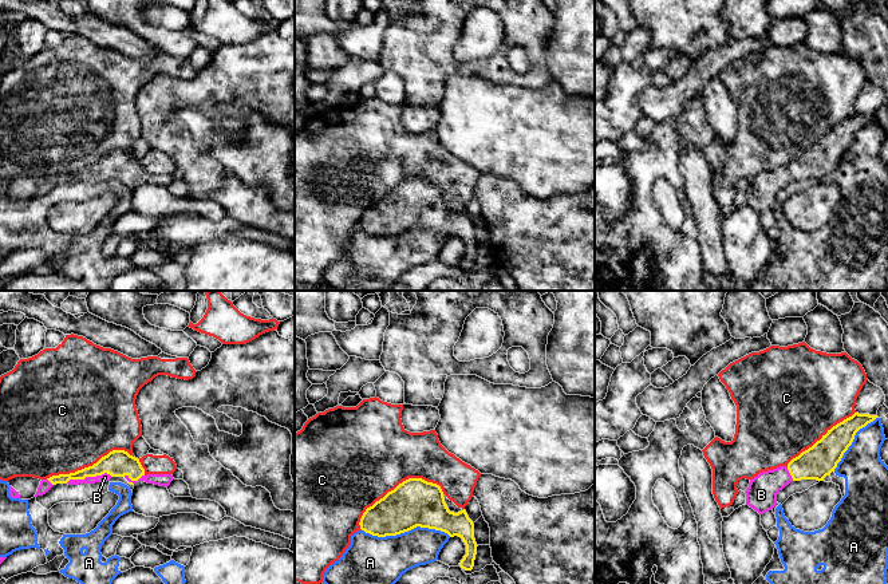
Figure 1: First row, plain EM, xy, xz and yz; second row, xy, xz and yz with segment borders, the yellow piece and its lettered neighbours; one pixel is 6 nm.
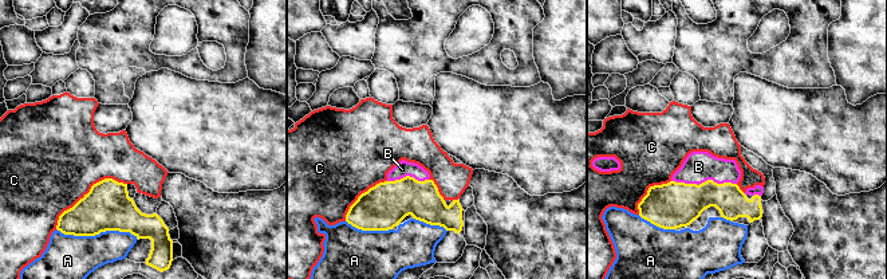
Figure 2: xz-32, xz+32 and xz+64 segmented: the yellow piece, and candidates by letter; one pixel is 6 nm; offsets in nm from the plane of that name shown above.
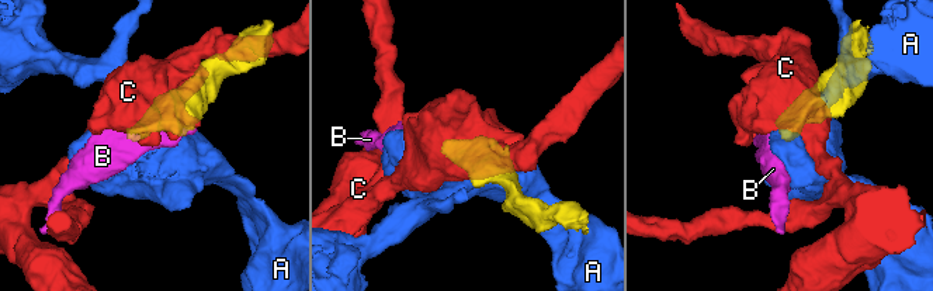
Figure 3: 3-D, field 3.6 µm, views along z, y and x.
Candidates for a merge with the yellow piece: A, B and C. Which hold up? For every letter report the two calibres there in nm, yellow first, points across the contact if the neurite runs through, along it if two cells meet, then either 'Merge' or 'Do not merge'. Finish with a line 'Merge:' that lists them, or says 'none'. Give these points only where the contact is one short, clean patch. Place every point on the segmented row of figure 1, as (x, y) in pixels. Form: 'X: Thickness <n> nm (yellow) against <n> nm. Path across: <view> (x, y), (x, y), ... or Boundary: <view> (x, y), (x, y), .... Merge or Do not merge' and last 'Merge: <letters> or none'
A: Thickness 280 nm (yellow) against 280 nm. Do not merge
B: Thickness 160 nm (yellow) against 50 nm. Merge
C: Thickness 280 nm (yellow) against 500 nm. Do not merge
Merge: B

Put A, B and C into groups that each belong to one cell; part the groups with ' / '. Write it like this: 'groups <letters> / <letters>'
groups A / B / C

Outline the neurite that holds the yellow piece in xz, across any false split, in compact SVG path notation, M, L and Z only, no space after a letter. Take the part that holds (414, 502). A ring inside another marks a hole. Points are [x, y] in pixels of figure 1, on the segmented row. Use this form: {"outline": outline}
{"outline": "M409 478L388 492L383 498L367 508L360 518L360 529L378 537L396 536L417 526L435 529L447 533L450 537L458 536L466 545L466 555L459 563L465 571L471 571L477 555L474 538L474 524L466 510L450 512L439 485L427 482L422 478Z"}

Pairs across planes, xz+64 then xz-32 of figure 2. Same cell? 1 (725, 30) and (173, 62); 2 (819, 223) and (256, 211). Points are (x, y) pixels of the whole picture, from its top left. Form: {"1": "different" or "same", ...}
{"1": "same", "2": "same"}

